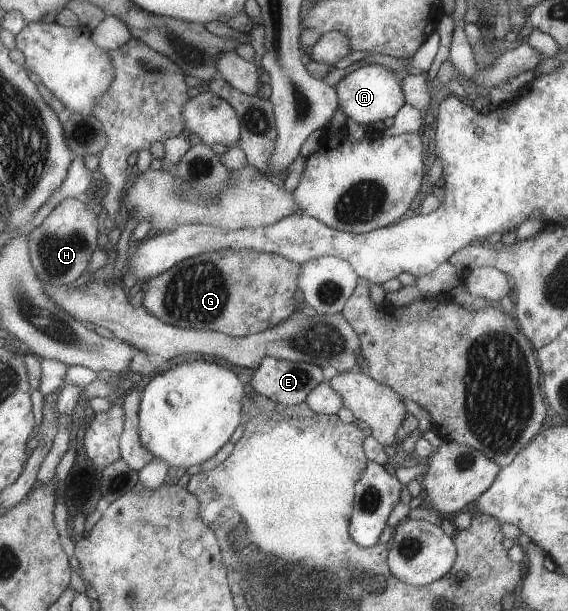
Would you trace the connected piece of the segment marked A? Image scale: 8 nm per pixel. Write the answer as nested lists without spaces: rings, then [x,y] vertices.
[[[379,64],[357,67],[334,85],[338,108],[347,118],[365,128],[375,122],[382,122],[387,117],[393,117],[404,104],[404,95],[400,88],[400,81],[396,78],[396,72]]]

